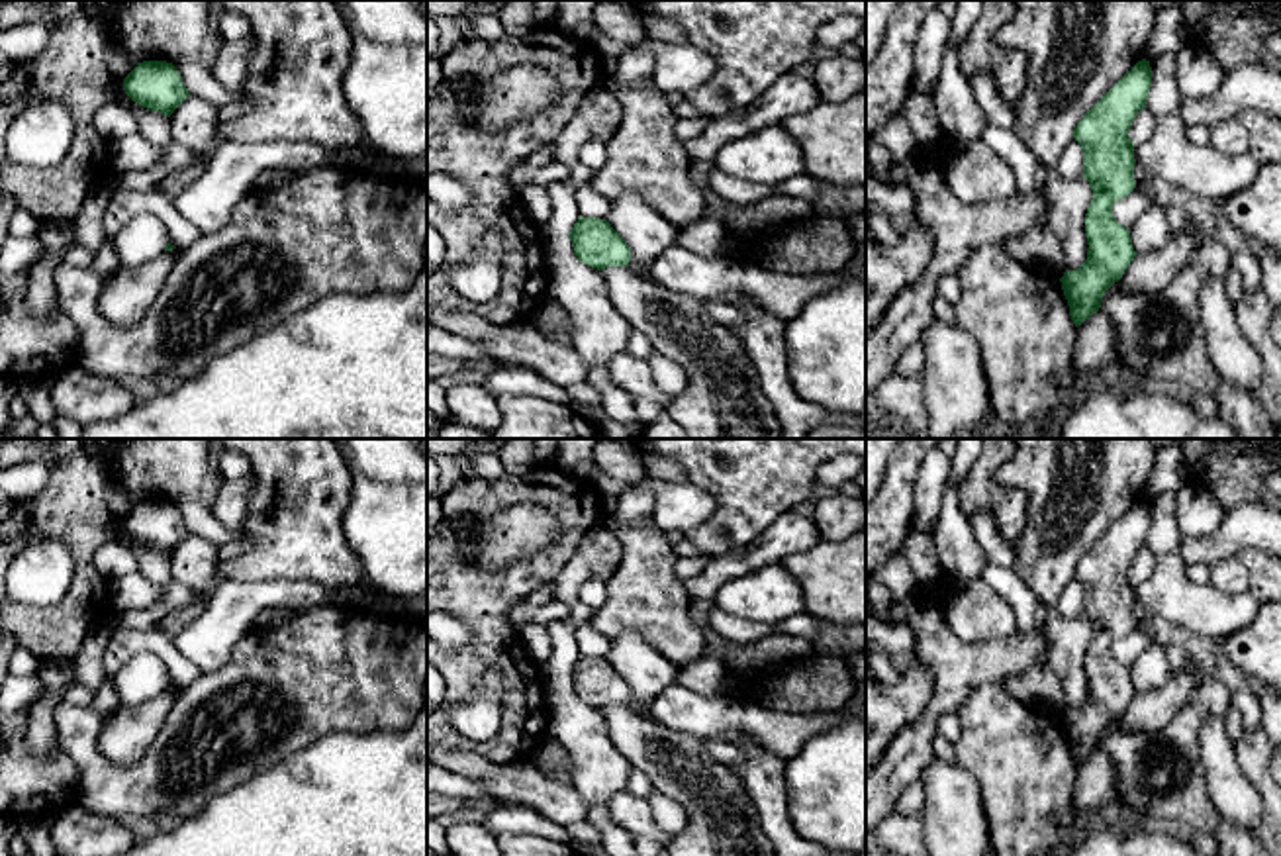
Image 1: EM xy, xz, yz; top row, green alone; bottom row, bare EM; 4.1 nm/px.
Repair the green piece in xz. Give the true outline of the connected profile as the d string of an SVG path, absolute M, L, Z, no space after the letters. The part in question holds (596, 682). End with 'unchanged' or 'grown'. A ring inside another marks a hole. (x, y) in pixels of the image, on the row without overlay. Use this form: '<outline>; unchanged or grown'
M578 656L570 670L574 693L584 703L605 709L609 705L629 705L631 688L607 658Z; unchanged

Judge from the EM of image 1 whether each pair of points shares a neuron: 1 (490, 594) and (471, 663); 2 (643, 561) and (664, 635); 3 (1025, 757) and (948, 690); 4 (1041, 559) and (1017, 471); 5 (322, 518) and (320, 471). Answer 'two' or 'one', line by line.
1: one
2: one
3: two
4: one
5: one

